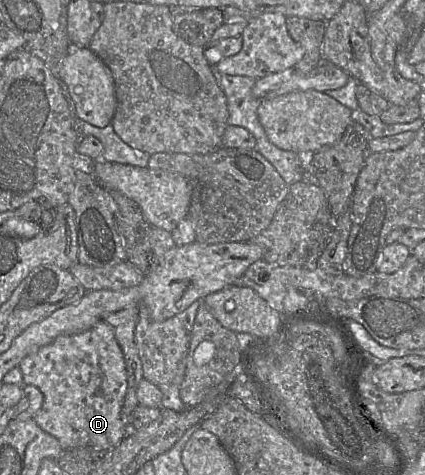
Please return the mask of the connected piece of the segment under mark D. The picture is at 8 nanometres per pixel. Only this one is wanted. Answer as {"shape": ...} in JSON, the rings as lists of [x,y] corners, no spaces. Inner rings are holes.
{"shape":[[[102,320],[87,331],[61,335],[25,357],[18,367],[23,375],[23,384],[36,386],[44,395],[43,405],[33,419],[40,428],[59,441],[64,451],[91,447],[106,453],[116,448],[127,436],[130,427],[122,419],[122,407],[127,392],[126,364],[111,325]]]}

